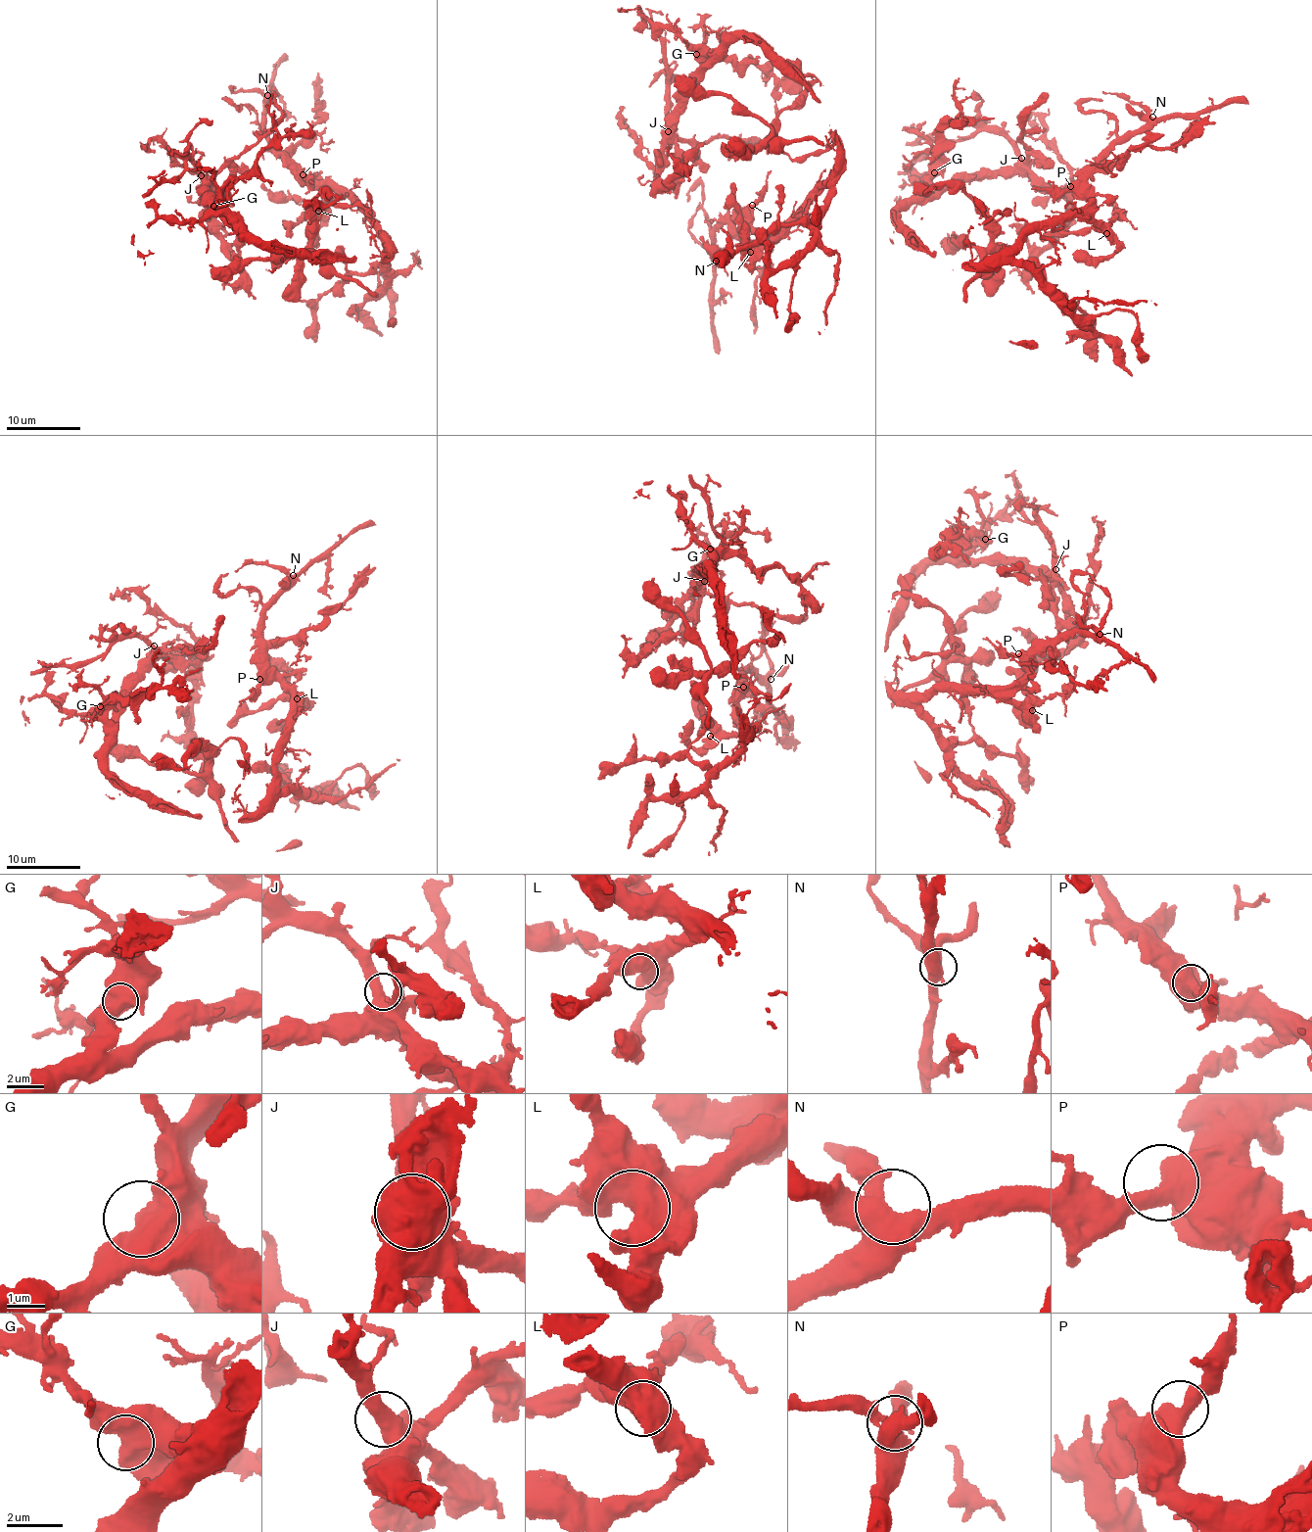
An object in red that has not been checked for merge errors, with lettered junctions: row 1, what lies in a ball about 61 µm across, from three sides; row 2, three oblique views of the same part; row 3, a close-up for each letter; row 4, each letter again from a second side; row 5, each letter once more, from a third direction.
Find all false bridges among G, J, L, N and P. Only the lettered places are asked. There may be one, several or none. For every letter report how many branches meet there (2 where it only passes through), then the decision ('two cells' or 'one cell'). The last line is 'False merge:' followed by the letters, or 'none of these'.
G: 1 | one cell
J: 2 | one cell
L: 1 | one cell
N: 5 | one cell
P: 2 | one cell
False merge: none of these

